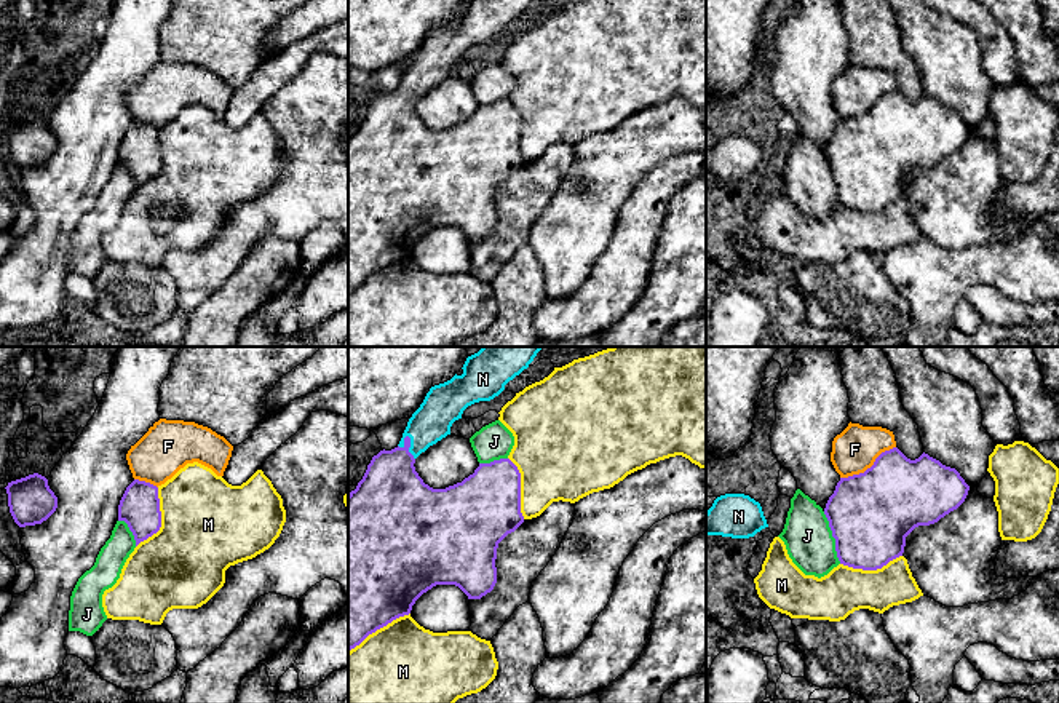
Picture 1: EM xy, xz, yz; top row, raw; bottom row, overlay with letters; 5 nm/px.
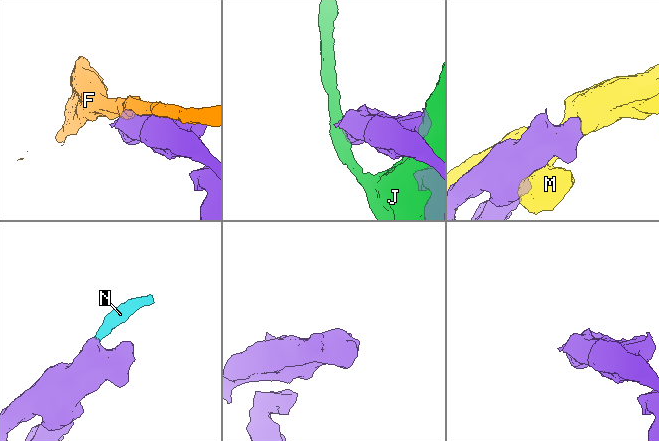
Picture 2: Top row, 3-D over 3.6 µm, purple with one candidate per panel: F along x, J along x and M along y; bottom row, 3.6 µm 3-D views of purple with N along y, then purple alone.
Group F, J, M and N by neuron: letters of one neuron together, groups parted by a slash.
F / J / M / N

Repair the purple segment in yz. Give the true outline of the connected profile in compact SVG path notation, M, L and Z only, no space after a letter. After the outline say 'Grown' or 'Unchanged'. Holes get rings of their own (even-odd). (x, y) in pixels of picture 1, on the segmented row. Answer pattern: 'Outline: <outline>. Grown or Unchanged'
Outline: M898 447L882 452L864 473L840 478L826 503L824 514L835 538L840 564L863 570L882 569L890 561L902 556L906 537L915 527L934 524L957 510L965 502L968 491L970 486L955 468L942 465L925 452L915 460L907 459Z. Unchanged

